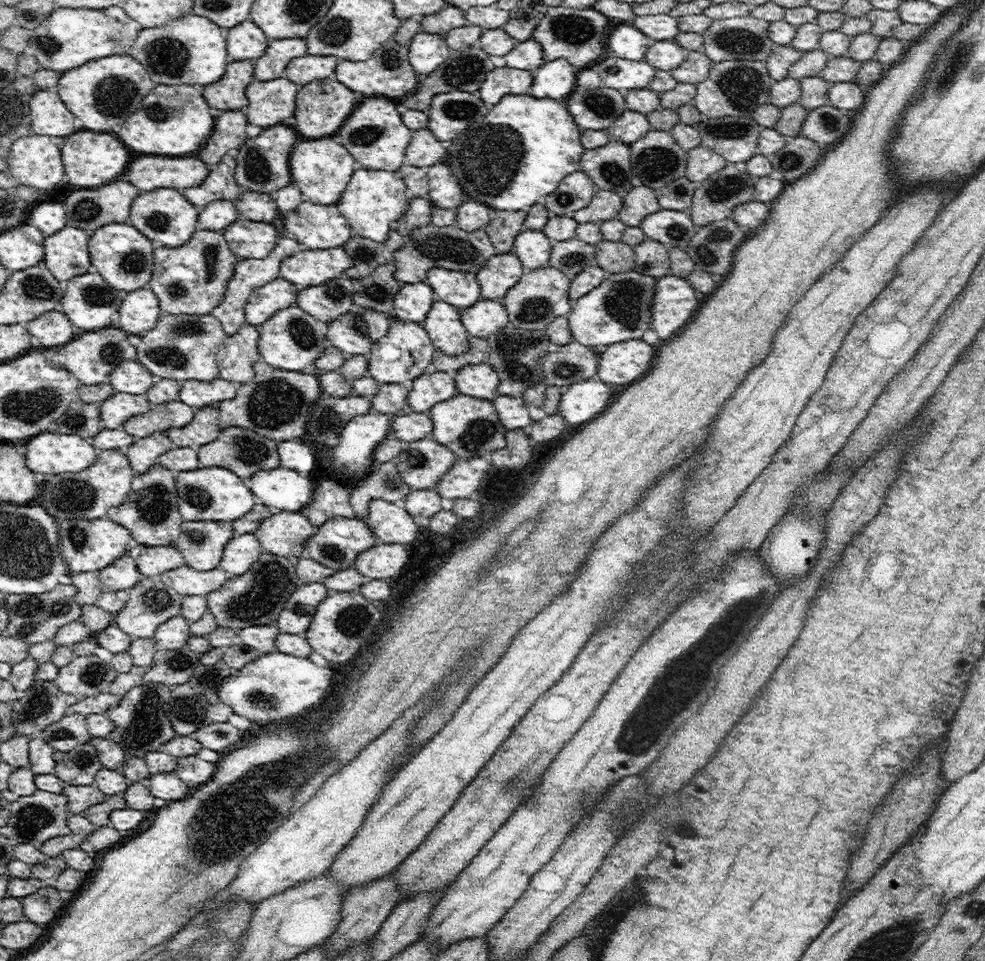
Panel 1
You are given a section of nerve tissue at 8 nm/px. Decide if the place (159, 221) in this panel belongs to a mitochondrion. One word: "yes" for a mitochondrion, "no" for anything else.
yes

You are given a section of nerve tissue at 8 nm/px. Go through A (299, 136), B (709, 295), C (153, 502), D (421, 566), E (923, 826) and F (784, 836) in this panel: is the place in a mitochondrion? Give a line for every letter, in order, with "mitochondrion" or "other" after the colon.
A: other
B: other
C: mitochondrion
D: other
E: other
F: other

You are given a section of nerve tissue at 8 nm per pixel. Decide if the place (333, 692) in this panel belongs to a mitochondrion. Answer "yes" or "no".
no

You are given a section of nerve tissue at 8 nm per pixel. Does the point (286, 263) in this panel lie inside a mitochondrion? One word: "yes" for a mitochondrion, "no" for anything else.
no

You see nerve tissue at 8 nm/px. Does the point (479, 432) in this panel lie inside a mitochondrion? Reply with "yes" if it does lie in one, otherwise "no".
yes

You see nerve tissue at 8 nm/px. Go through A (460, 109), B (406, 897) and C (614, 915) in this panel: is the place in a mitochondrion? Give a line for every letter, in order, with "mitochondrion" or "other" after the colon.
A: mitochondrion
B: other
C: other

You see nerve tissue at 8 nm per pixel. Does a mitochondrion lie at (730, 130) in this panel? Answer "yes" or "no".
yes

